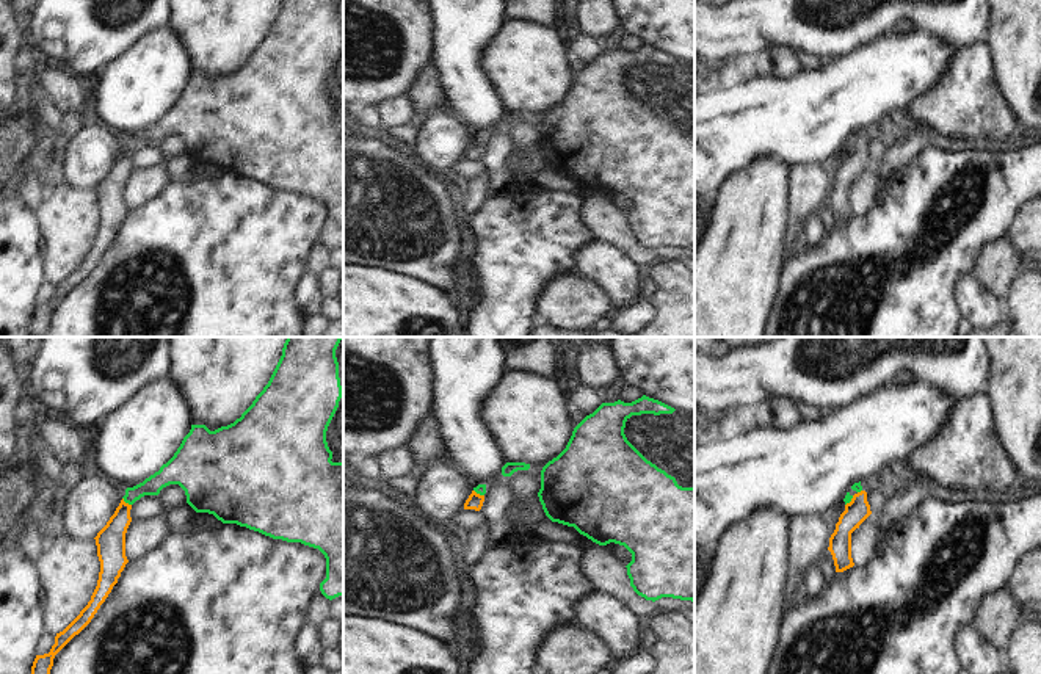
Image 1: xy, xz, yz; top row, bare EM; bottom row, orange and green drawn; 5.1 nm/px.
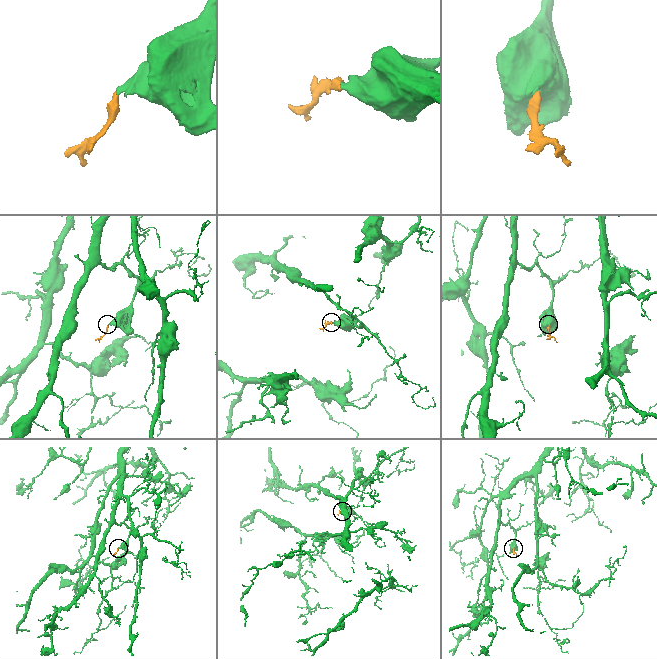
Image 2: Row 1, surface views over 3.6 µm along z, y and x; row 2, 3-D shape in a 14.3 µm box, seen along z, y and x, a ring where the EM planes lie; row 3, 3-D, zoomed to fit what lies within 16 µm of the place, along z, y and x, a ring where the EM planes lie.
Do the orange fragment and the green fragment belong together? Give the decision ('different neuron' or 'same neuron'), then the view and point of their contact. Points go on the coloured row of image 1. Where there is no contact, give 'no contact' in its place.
same neuron | xy (124, 502)

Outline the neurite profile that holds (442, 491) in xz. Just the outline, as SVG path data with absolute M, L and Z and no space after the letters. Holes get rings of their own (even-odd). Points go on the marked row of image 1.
M430 466L417 481L415 511L441 528L452 525L452 517L462 509L473 487L453 466Z

